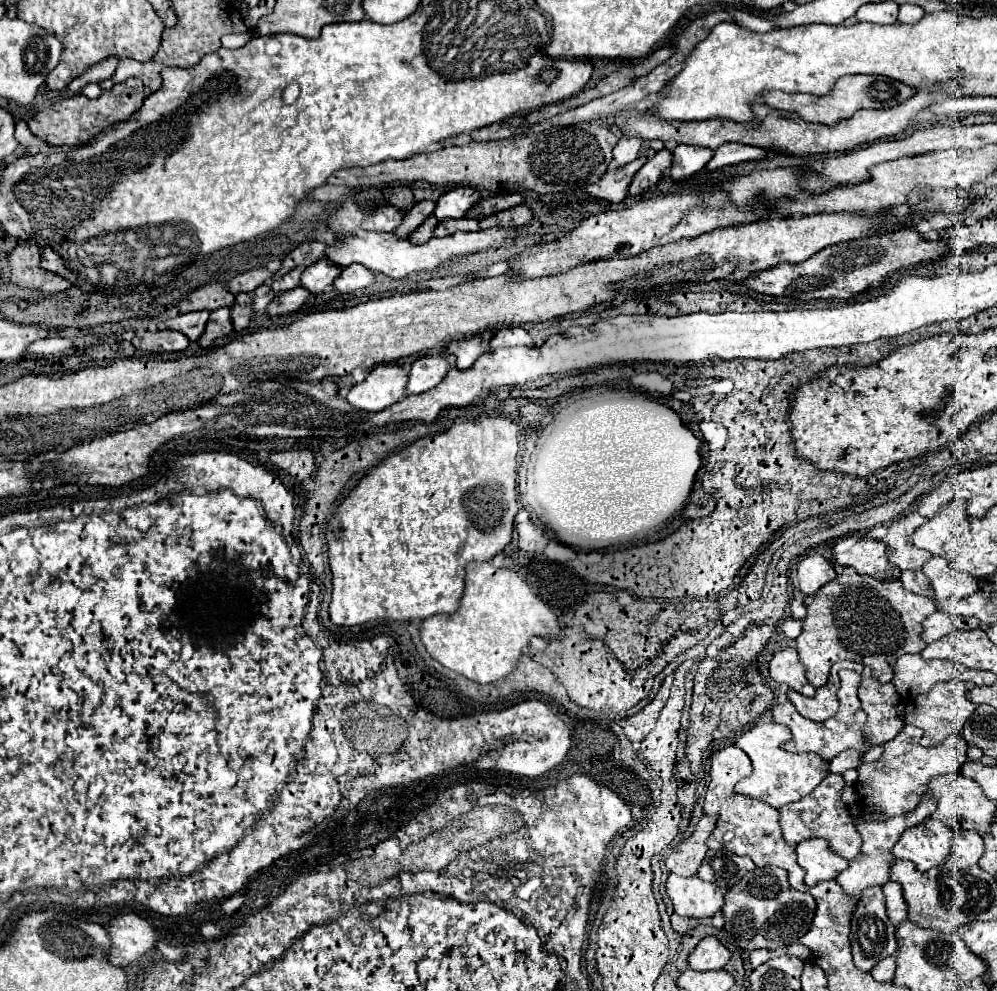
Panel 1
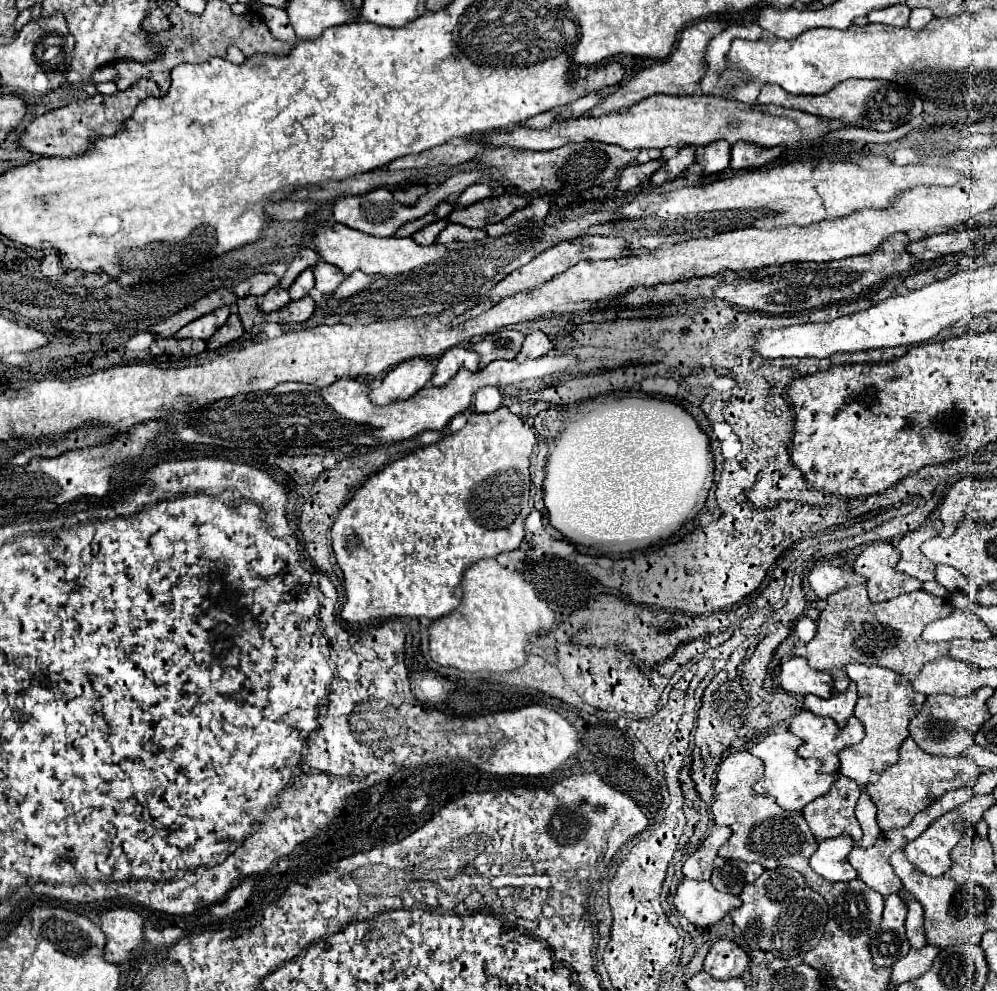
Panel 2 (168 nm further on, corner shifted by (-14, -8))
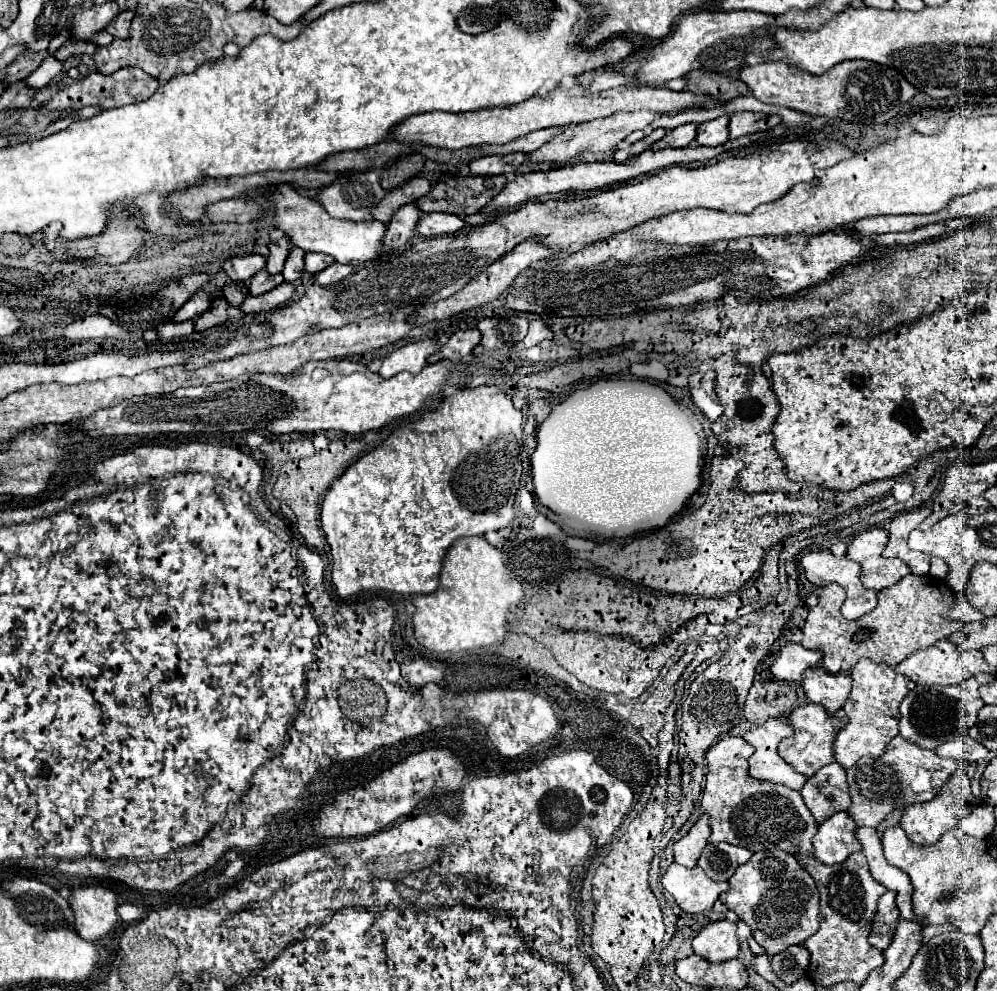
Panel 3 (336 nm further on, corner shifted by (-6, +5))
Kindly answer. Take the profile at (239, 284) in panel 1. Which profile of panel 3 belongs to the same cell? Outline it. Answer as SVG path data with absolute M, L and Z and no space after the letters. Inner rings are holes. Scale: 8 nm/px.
M245 255L245 257L233 257L225 261L223 265L227 277L231 281L243 281L247 283L255 273L265 269L265 259L261 255Z

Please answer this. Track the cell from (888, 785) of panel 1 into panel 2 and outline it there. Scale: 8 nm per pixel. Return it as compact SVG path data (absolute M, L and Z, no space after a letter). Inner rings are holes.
M907 738L899 748L897 764L889 766L877 782L867 784L863 790L869 794L871 802L877 806L879 828L887 832L893 828L907 826L917 812L937 802L945 792L973 786L979 774L981 774L981 768L965 756L955 756L955 758L931 756L931 754L925 754L915 742L911 742L911 738Z

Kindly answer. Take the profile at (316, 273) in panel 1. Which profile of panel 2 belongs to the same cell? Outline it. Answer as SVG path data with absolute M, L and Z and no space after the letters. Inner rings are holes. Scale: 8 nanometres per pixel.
M319 260L313 266L313 274L315 274L315 288L323 294L333 292L339 286L339 282L345 280L345 274L339 268L335 268L323 260Z

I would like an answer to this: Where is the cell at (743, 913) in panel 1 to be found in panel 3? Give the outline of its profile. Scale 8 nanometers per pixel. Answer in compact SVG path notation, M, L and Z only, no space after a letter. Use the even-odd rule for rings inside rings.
M781 849L759 851L751 861L739 865L729 879L729 891L719 899L751 927L753 939L767 951L767 955L777 955L791 945L801 945L819 929L819 893L815 881L803 871L793 855Z

